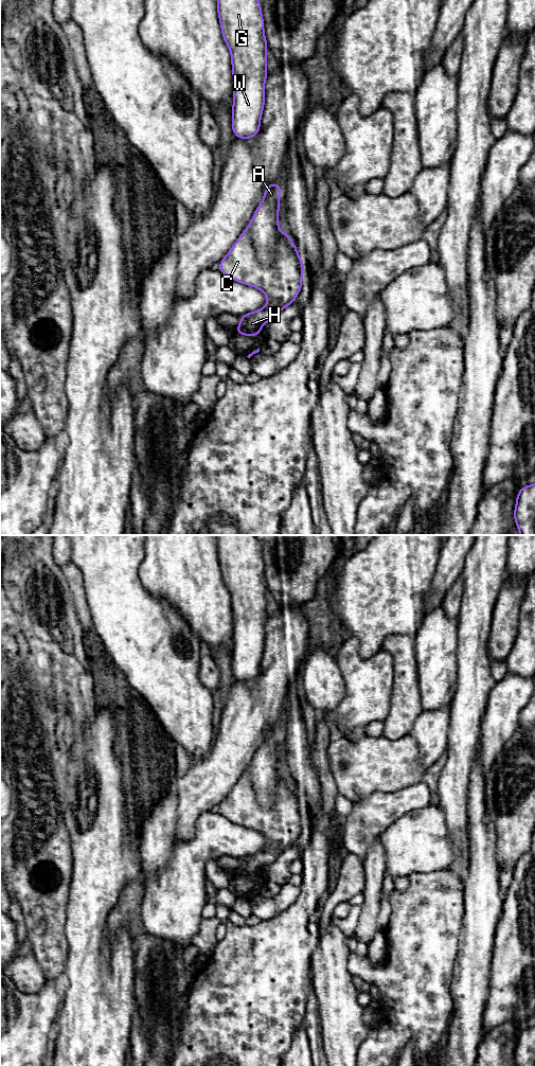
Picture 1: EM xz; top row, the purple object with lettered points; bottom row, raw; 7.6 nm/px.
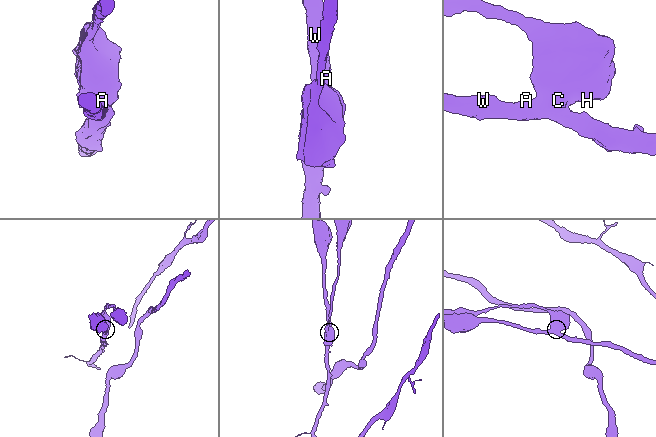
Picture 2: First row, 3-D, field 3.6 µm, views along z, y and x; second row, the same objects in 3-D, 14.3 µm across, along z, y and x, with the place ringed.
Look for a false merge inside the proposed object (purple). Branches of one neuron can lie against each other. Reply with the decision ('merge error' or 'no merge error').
merge error

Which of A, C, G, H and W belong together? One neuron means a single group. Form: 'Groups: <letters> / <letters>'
Groups: A G W / C H

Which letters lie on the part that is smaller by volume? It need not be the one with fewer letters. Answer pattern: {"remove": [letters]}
{"remove": ["C", "H"]}

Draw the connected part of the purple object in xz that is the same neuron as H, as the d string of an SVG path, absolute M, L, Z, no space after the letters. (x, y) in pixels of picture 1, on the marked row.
M246 228L230 251L218 263L218 271L233 281L261 289L267 296L267 304L255 312L238 316L242 322L235 326L238 335L262 335L262 326L272 321L286 306L292 304L302 289L302 276L305 269L293 241L284 232L280 232L275 247L274 259L269 265L263 264L257 257L250 231Z

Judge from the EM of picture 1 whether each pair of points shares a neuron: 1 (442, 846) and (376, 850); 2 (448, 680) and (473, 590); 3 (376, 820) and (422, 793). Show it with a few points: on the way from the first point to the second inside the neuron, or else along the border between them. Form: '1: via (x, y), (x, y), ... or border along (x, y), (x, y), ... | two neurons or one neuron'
1: border along (377, 837), (384, 851), (386, 871) | two neurons
2: border along (457, 622), (457, 673) | two neurons
3: via (388, 809), (395, 803), (410, 798) | one neuron

